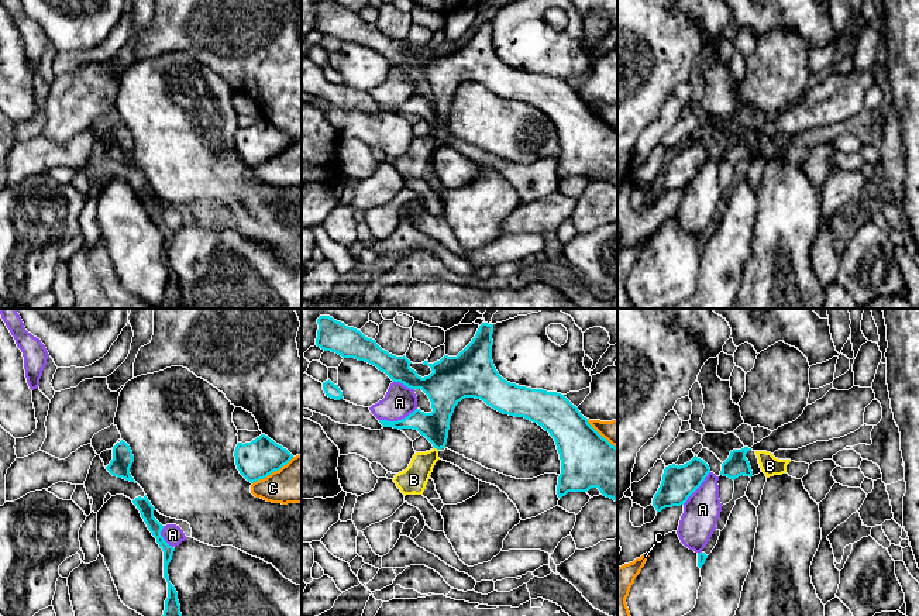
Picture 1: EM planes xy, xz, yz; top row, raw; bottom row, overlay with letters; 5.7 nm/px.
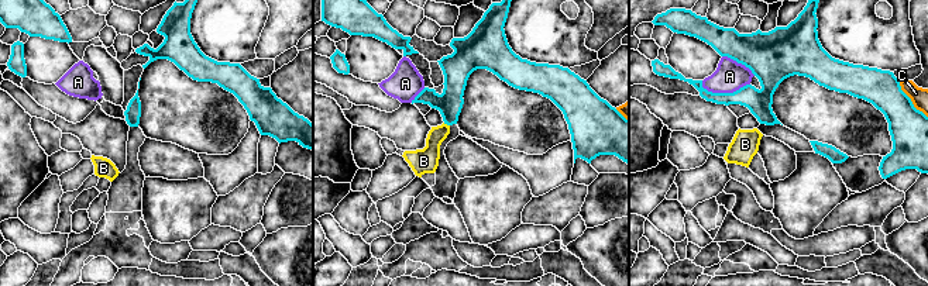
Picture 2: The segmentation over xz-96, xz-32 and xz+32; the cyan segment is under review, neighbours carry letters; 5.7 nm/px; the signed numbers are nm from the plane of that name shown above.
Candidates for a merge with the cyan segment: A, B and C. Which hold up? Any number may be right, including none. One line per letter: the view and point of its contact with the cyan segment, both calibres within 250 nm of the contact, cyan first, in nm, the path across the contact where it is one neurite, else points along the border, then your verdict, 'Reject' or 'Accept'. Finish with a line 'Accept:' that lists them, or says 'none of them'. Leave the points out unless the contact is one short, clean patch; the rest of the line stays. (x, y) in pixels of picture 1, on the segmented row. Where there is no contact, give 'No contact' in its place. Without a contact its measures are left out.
A: Touches cyan at xz (398, 420). Thickness 170 nm (cyan) against 180 nm. Reject
B: Touches cyan at xz (436, 447). Thickness 170 nm (cyan) against 160 nm. Path across: xz (434, 426), (436, 447), (413, 479). Accept
C: Touches cyan at xy (272, 471). Thickness 220 nm (cyan) against 260 nm. Reject
Accept: B

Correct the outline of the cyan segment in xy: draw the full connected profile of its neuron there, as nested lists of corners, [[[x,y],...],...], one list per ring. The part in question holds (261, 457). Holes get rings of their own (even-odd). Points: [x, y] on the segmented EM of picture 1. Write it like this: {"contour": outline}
{"contour": [[[265,434],[251,443],[238,443],[234,457],[237,469],[251,483],[279,471],[293,458],[286,448]]]}

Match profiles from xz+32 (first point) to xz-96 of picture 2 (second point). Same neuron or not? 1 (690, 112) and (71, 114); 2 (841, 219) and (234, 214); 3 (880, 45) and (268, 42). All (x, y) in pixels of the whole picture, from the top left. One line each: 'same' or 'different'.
1: different
2: same
3: different

